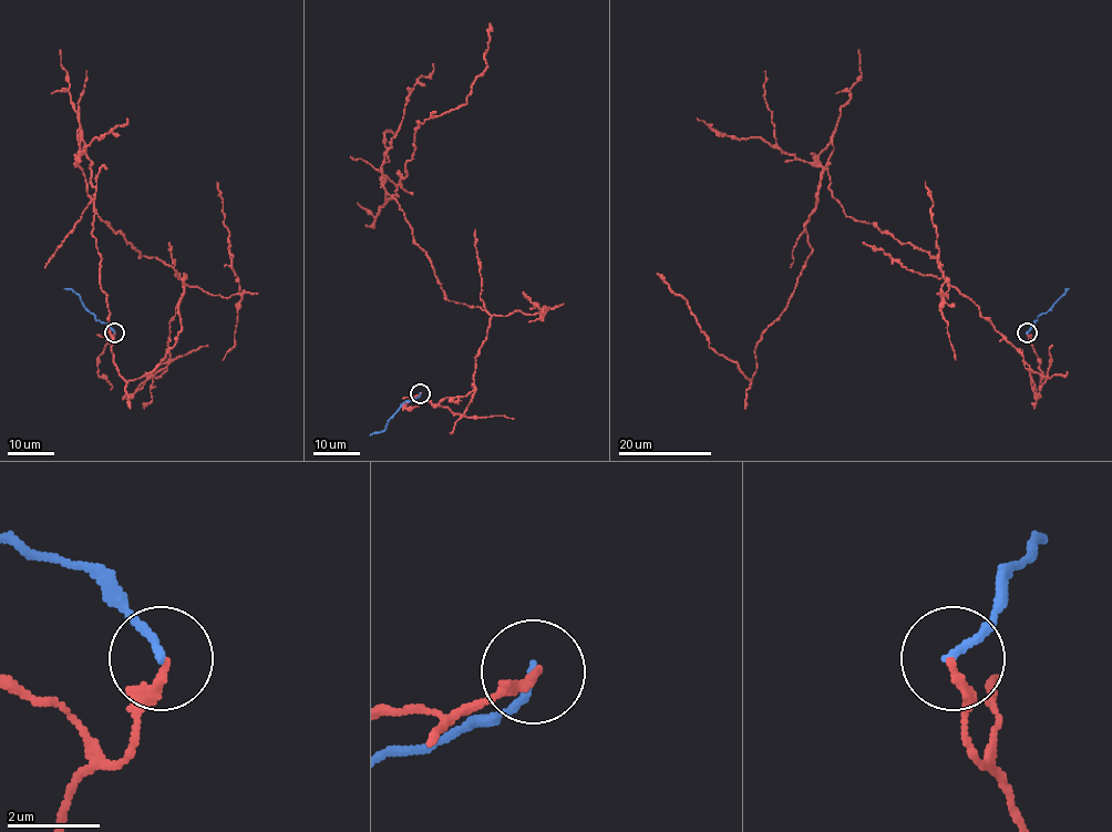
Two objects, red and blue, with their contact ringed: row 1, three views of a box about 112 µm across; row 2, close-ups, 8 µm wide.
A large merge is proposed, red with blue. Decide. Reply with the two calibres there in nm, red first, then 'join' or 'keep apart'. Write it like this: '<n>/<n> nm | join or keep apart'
170/160 nm | keep apart

